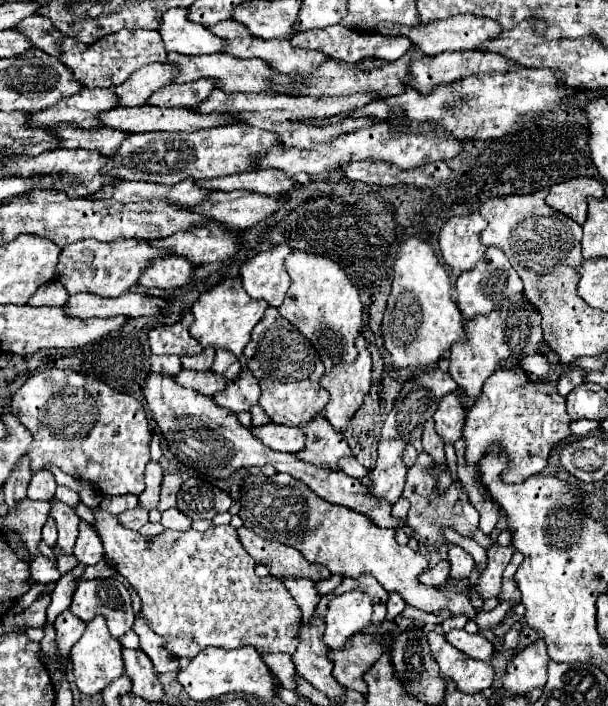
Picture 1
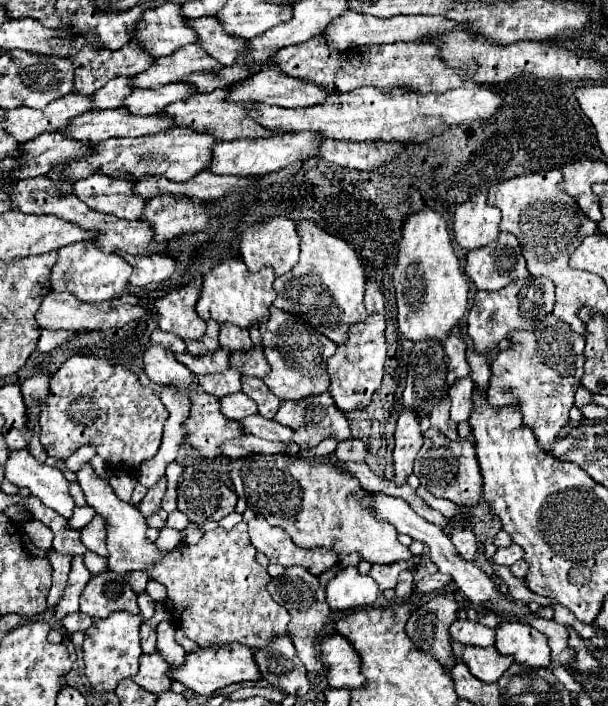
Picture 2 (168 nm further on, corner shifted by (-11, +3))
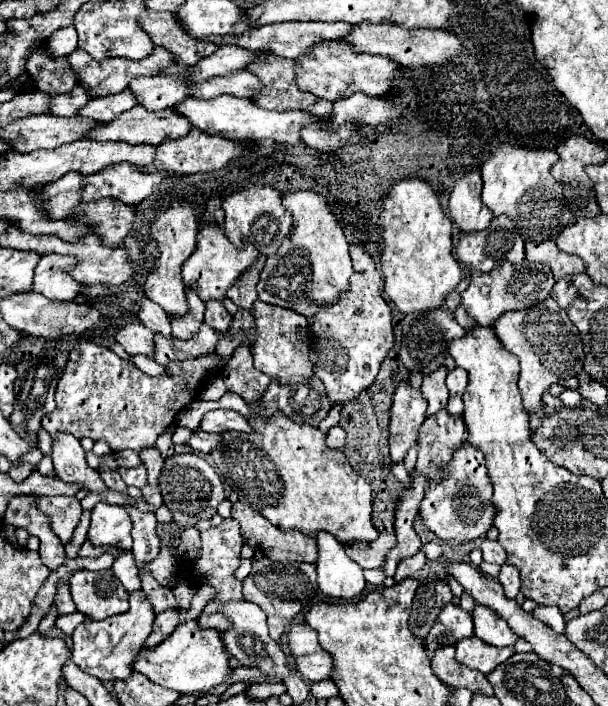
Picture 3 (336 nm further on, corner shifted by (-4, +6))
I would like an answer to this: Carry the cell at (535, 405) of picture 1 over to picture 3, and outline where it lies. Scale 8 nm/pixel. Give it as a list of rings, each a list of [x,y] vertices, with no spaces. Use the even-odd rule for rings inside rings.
[[[550,296],[534,308],[504,312],[504,316],[496,320],[494,328],[504,348],[520,358],[518,386],[522,392],[524,408],[530,414],[536,414],[542,408],[542,394],[550,390],[552,382],[560,382],[566,376],[576,376],[582,370],[584,350],[580,332],[568,318],[568,314]]]

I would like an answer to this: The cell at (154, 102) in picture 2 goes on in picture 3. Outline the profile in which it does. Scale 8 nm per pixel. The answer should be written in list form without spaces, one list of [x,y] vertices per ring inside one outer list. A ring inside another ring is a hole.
[[[126,88],[120,94],[112,94],[112,96],[102,96],[102,98],[94,98],[90,100],[84,108],[80,108],[80,116],[88,116],[90,120],[100,120],[100,122],[108,122],[114,120],[114,116],[130,110],[136,106],[136,98],[134,94]]]

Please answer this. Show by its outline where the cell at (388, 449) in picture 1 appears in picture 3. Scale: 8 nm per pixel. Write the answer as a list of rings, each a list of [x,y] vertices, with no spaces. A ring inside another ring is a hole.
[[[410,382],[396,386],[390,408],[390,456],[398,462],[418,438],[418,428],[426,420],[426,400]]]

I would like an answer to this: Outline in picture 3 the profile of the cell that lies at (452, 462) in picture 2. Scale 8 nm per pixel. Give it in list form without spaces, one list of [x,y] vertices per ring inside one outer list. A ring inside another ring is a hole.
[[[446,408],[428,416],[420,426],[420,450],[416,460],[416,470],[426,476],[426,480],[440,480],[442,468],[452,460],[452,450],[466,442],[468,432],[464,432],[464,420],[448,414]]]

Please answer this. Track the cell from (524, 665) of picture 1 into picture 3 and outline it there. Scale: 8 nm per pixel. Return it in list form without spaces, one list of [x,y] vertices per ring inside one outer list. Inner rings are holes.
[[[482,604],[474,606],[472,620],[474,620],[474,634],[486,644],[502,648],[502,646],[512,646],[518,640],[518,636],[510,630],[506,620],[502,620],[496,612],[484,608]]]

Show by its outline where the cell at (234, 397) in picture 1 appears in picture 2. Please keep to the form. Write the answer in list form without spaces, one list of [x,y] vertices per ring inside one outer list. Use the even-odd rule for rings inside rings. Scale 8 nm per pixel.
[[[253,347],[249,353],[233,353],[231,367],[235,367],[243,377],[259,377],[259,379],[263,379],[269,371],[261,347]]]

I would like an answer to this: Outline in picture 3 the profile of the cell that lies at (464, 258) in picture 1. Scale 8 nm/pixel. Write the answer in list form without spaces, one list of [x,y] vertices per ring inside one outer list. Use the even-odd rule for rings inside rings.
[[[480,168],[456,180],[450,192],[450,204],[448,204],[450,216],[460,226],[462,232],[484,230],[494,218],[490,208],[480,200],[480,192],[482,192]]]

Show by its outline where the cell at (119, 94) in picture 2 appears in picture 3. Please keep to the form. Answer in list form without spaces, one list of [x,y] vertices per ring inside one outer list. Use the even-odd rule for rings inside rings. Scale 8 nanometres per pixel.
[[[76,86],[72,88],[72,92],[50,96],[52,96],[52,114],[56,116],[76,116],[78,108],[82,108],[90,100],[84,86]]]

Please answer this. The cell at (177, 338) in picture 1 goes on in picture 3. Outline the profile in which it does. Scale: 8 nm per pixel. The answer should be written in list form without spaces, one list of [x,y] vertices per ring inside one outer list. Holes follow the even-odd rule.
[[[172,200],[170,206],[162,214],[158,214],[150,224],[150,238],[156,244],[160,256],[144,282],[144,294],[150,300],[158,302],[172,316],[188,312],[180,270],[182,270],[182,264],[188,260],[188,256],[196,248],[196,236],[198,236],[198,218],[196,218],[194,206],[186,200]]]

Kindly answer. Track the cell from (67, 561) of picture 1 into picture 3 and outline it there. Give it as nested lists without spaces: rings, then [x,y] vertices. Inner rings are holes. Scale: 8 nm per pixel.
[[[38,496],[36,500],[38,508],[52,520],[52,530],[56,532],[56,536],[60,536],[60,540],[64,544],[70,542],[74,528],[80,522],[80,514],[82,514],[82,506],[80,500],[74,496]]]

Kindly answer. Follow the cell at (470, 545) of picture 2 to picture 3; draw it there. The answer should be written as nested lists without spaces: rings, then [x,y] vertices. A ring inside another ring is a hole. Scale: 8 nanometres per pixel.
[[[464,442],[460,448],[454,450],[454,456],[448,462],[442,480],[428,484],[418,514],[428,530],[432,530],[440,540],[456,546],[484,536],[492,526],[494,512],[496,508],[492,504],[492,484],[488,480],[484,454]]]

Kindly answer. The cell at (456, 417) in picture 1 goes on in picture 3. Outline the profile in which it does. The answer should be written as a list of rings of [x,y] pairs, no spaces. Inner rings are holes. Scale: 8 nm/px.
[[[456,366],[452,372],[448,372],[446,386],[448,386],[450,394],[462,394],[468,386],[468,372],[464,372],[464,368]]]

